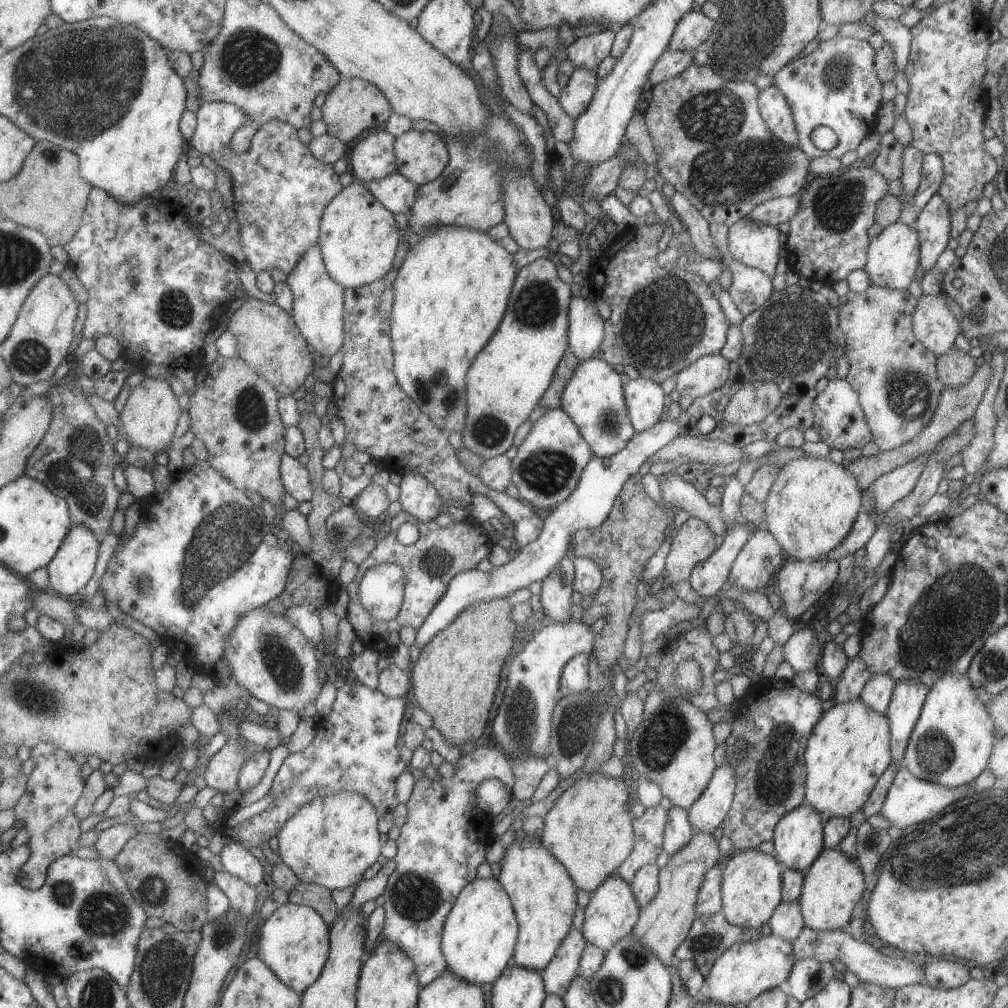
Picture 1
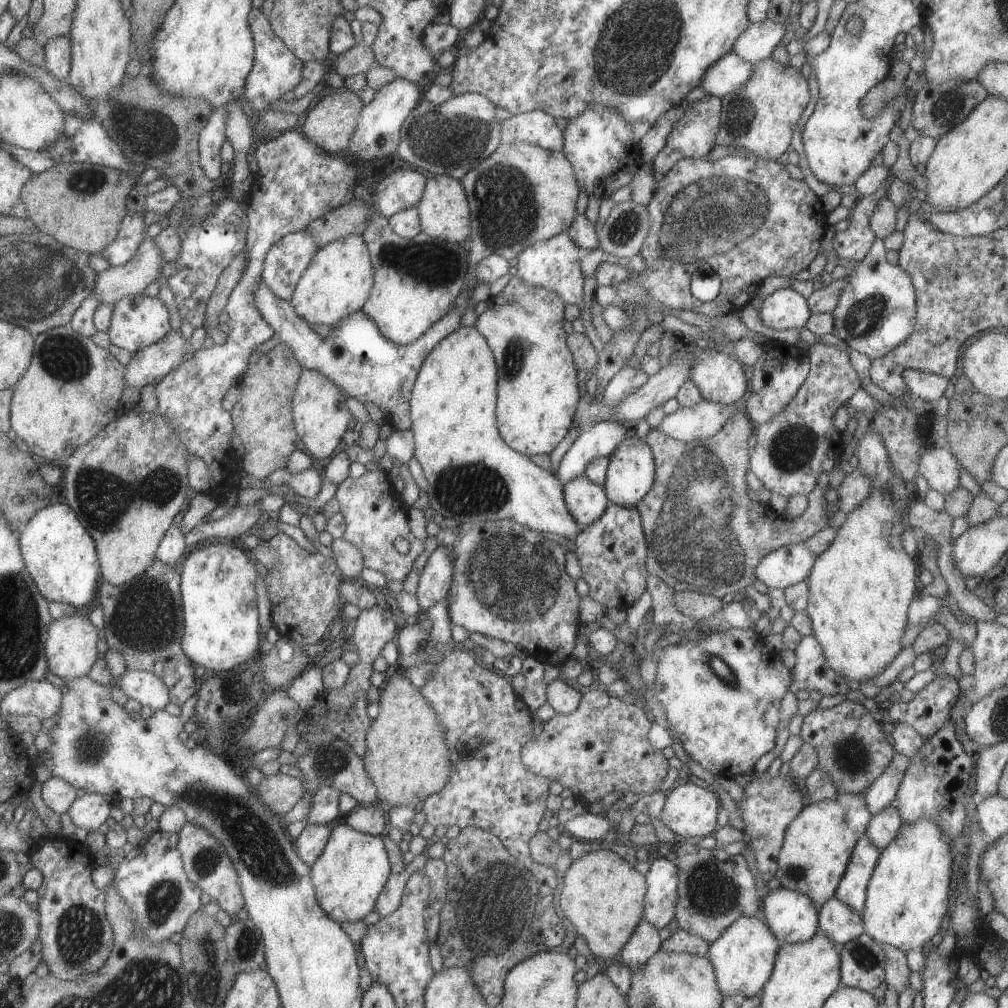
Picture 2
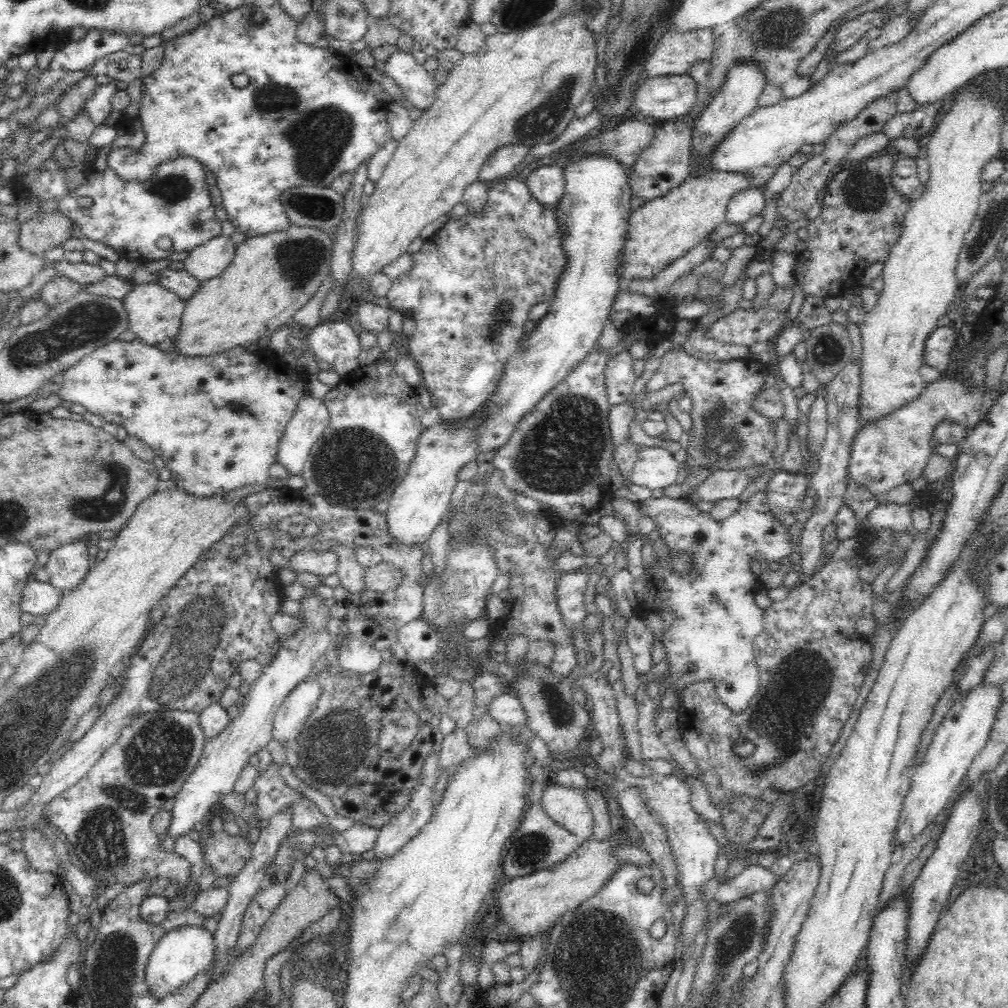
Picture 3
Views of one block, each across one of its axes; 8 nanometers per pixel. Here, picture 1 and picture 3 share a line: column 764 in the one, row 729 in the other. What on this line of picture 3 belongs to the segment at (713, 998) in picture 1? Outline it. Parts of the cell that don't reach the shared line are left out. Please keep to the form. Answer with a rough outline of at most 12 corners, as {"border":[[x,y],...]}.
{"border":[[979,684],[941,720],[910,776],[895,848],[948,806],[988,740],[1000,686]]}

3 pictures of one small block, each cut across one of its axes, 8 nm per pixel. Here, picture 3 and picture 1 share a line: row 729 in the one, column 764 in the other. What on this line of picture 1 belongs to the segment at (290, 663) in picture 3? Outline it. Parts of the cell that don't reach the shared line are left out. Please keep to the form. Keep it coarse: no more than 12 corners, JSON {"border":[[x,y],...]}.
{"border":[[744,217],[728,227],[735,261],[774,276],[776,226]]}

